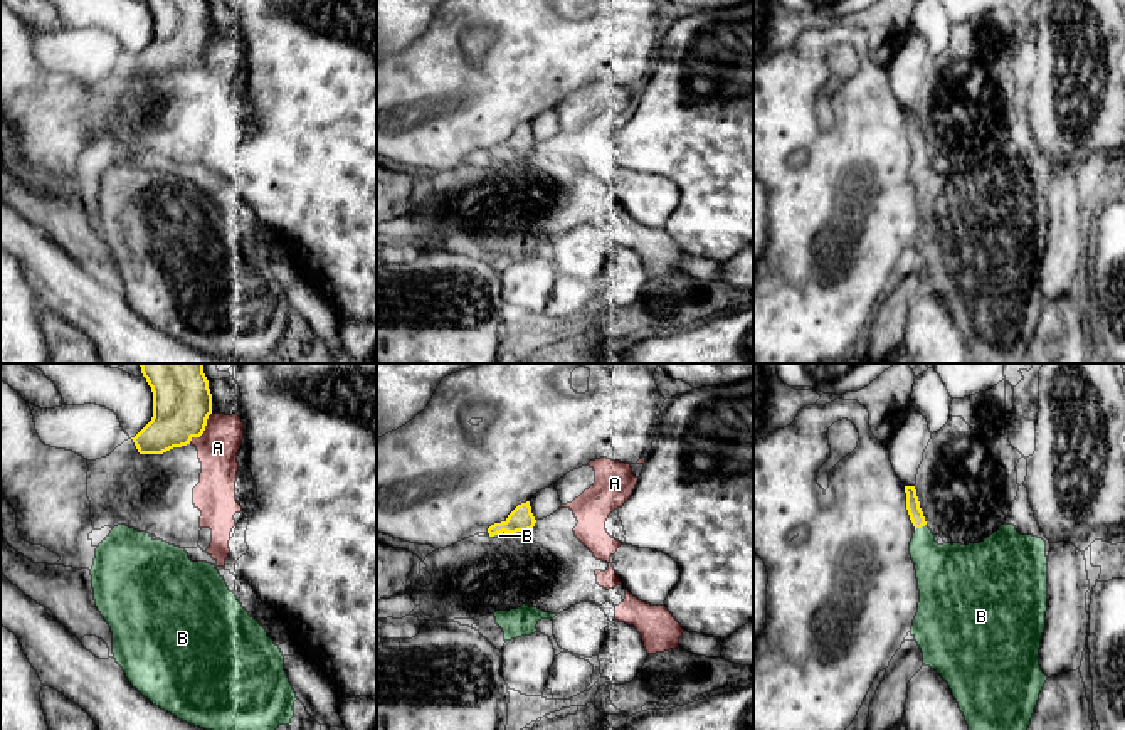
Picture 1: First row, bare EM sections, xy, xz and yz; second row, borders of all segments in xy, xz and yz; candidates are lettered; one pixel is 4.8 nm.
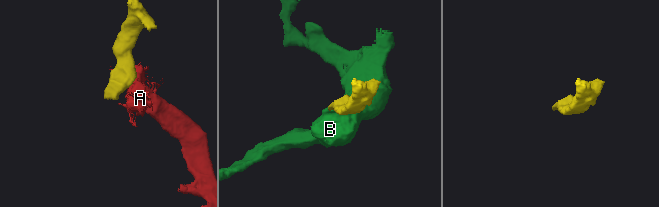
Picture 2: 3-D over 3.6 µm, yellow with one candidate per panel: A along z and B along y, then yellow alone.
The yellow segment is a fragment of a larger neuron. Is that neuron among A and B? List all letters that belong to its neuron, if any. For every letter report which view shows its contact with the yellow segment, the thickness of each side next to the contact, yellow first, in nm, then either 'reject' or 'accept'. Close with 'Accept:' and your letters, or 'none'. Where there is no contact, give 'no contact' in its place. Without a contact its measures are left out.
A: contact in xy; calibres 280 and 190 nm; reject
B: contact in yz; calibres 70 and 280 nm; accept
Accept: B

